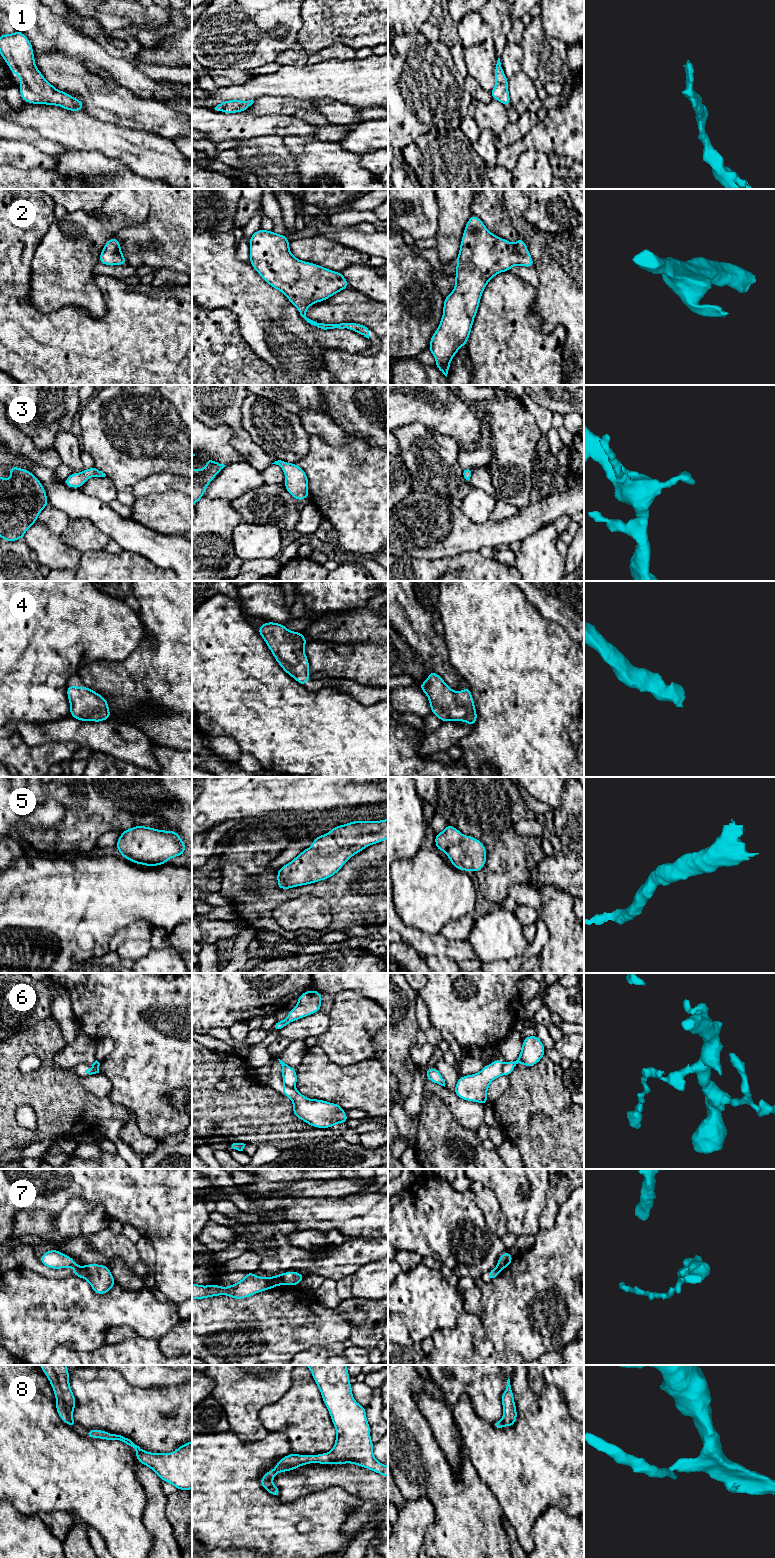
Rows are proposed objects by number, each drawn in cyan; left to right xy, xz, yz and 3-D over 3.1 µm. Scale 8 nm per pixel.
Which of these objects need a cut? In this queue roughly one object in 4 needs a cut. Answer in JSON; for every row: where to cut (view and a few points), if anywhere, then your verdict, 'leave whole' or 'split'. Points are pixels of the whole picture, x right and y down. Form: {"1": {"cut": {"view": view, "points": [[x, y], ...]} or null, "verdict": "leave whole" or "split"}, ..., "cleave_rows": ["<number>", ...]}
{"1": {"cut": null, "verdict": "leave whole"}, "2": {"cut": null, "verdict": "leave whole"}, "3": {"cut": null, "verdict": "leave whole"}, "4": {"cut": null, "verdict": "leave whole"}, "5": {"cut": null, "verdict": "leave whole"}, "6": {"cut": {"view": "xz", "points": [[286, 1085], [294, 1088]]}, "verdict": "split"}, "7": {"cut": {"view": "xz", "points": [[270, 1277], [275, 1277], [281, 1283]]}, "verdict": "split"}, "8": {"cut": null, "verdict": "leave whole"}, "cleave_rows": ["6", "7"]}

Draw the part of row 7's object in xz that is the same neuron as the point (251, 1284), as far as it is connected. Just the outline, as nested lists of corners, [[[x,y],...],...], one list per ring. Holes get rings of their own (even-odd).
[[[248,1272],[241,1281],[229,1287],[216,1284],[203,1286],[192,1283],[192,1299],[205,1299],[220,1295],[227,1295],[233,1299],[244,1299],[280,1285],[281,1283],[276,1278],[259,1277],[253,1272]]]

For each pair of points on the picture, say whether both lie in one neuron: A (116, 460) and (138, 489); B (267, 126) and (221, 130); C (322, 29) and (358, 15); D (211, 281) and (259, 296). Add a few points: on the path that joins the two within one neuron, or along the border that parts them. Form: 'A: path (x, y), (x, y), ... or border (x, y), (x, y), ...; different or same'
A: border (156, 473), (141, 479), (133, 487), (134, 499); different
B: path (256, 126), (232, 127); same
C: path (331, 21), (349, 21); same
D: path (223, 288), (237, 289), (243, 295), (247, 295); same

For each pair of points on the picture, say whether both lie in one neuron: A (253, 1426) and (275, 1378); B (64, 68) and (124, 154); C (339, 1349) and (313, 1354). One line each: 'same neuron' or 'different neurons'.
A: same neuron
B: different neurons
C: same neuron

